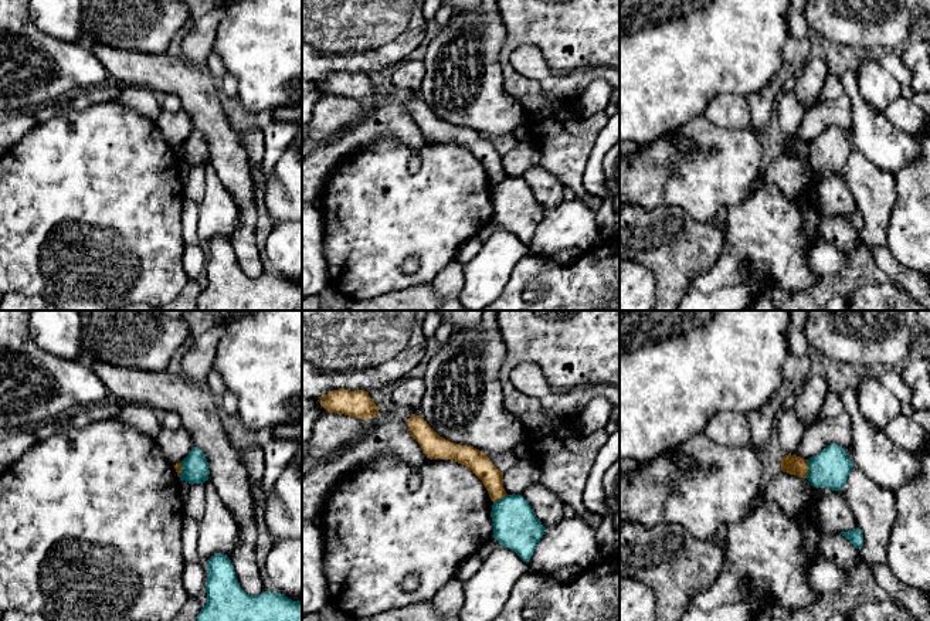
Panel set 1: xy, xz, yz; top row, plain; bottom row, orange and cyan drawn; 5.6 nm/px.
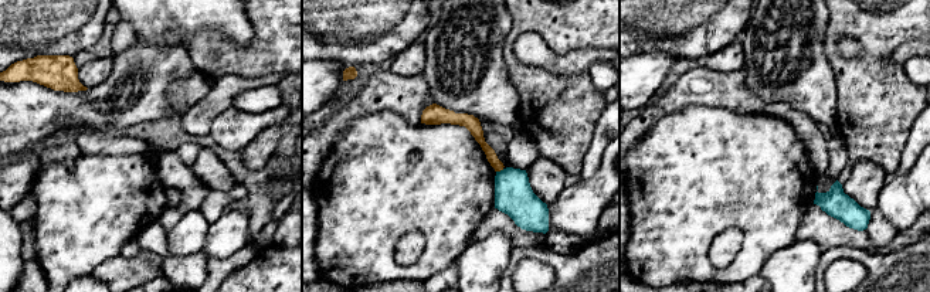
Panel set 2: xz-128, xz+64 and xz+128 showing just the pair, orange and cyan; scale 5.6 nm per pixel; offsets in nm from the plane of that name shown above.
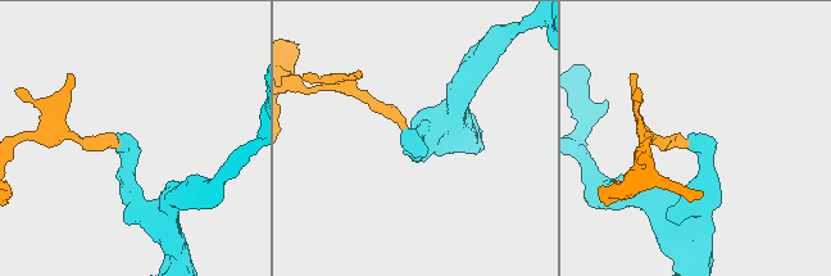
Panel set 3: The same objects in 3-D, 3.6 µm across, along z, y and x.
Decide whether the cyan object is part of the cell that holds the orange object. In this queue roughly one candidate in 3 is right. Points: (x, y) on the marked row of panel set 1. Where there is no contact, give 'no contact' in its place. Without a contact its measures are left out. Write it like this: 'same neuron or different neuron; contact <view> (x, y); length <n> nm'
different neuron; contact yz (807, 468); length 100 nm

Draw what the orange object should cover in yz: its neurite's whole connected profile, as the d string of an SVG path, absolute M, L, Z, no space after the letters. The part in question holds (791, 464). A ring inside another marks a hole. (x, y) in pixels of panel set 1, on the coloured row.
M788 454L781 459L781 471L790 475L797 475L798 478L807 478L808 461L801 457Z

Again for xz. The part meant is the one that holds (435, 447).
M413 414L407 424L411 437L430 459L451 459L465 465L482 481L492 502L508 495L503 488L503 472L482 451L439 437L421 415Z

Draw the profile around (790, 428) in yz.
M791 405L778 414L778 432L781 438L783 457L791 454L798 455L798 445L805 432L805 427L797 418Z

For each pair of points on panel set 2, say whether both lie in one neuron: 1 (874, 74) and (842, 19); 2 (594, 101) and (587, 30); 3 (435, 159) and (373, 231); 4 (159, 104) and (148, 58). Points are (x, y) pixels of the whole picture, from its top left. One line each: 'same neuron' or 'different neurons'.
1: same neuron
2: same neuron
3: same neuron
4: same neuron

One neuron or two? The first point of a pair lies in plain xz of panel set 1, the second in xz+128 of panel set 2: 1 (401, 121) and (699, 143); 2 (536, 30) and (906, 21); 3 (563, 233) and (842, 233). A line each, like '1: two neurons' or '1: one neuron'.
1: two neurons
2: one neuron
3: two neurons

